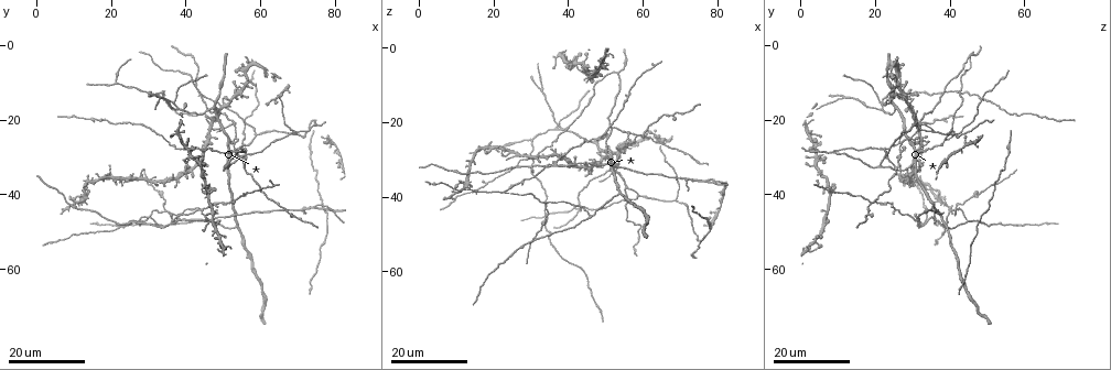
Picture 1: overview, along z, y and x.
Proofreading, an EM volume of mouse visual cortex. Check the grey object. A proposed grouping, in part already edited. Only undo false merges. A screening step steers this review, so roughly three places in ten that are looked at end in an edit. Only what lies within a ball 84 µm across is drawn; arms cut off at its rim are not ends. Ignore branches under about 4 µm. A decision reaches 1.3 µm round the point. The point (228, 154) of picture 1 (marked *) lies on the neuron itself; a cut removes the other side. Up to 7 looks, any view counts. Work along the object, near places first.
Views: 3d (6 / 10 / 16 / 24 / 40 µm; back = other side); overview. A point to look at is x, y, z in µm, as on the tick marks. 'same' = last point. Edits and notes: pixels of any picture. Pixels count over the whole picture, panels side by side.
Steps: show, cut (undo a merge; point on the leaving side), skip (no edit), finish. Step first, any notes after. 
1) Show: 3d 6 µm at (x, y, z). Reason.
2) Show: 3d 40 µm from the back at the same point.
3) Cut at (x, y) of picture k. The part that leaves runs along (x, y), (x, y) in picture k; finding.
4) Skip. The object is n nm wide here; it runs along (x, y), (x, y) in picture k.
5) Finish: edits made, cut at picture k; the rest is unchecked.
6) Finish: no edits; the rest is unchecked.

Show: 3d 24 µm at (68.5, 24.0, 41.0). Three-way junction.

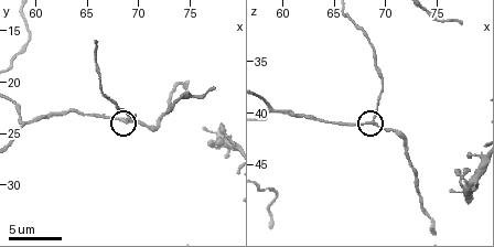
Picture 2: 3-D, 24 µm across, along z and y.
Show: 3d 10 µm at (69.0, 24.0, 40.6). Closer look.

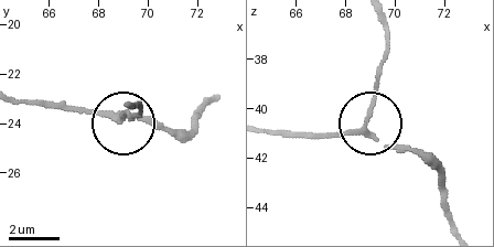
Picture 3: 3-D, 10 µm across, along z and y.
Skip. The object is 170 nm wide here; it runs along (269, 132), (357, 130), (367, 119), (383, 58) in picture 3; continuous, no second neuron.

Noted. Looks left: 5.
Show: 3d 16 µm at (34.0, 44.5, 42.0).

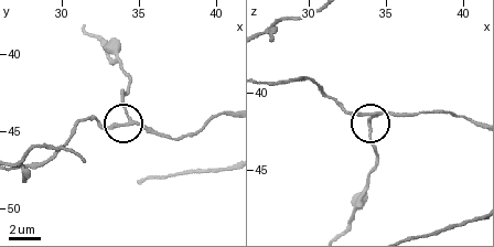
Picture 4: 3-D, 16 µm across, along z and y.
Show: 3d 10 µm at (34.4, 44.4, 41.4).

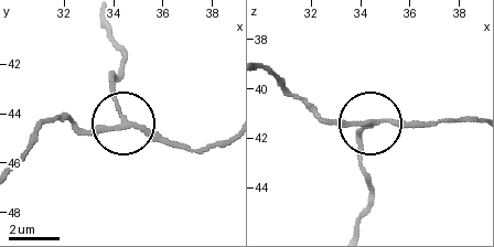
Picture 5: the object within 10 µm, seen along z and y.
Show: 3d 6 µm at (34.4, 44.5, 41.3).

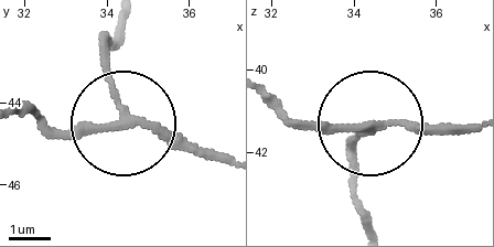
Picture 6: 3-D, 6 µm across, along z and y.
Cut at (106, 58) of picture 6. 3 arms meet here; the part that leaves runs along (125, 110), (104, 51), (120, 20) in picture 6; a second neuron is stuck on.

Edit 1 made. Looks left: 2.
Finish: edits made, cut at picture 6; the rest is unchecked.

